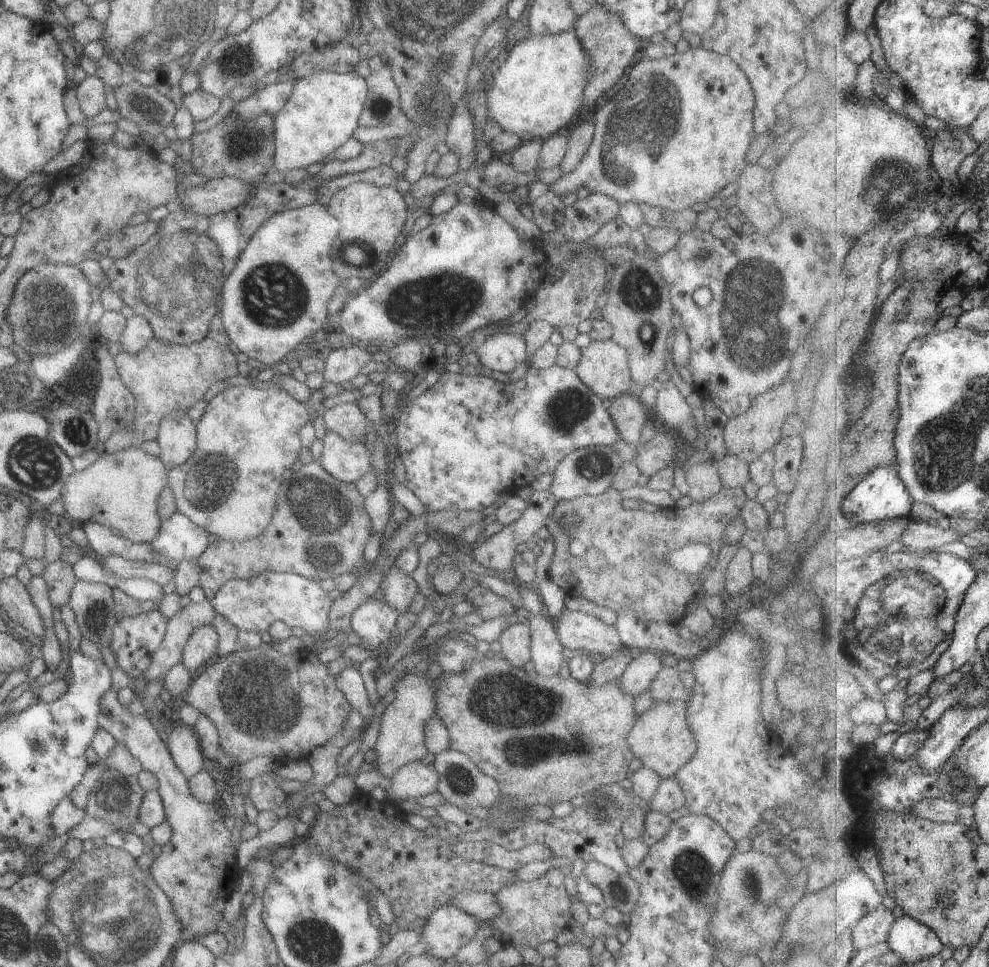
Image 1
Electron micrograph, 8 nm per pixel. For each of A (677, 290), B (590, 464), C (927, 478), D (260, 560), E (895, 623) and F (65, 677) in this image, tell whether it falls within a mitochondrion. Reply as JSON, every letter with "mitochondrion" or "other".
{"A":"other","B":"mitochondrion","C":"mitochondrion","D":"other","E":"mitochondrion","F":"other"}

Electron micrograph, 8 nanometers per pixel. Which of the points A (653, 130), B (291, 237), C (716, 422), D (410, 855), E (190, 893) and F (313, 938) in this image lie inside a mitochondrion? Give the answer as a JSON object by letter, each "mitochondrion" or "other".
{"A":"mitochondrion","B":"other","C":"other","D":"other","E":"other","F":"mitochondrion"}

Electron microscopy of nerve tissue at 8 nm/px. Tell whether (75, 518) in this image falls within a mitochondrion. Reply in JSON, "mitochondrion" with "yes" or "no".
{"mitochondrion":"no"}

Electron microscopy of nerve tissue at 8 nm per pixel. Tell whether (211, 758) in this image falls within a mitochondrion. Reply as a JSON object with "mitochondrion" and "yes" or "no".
{"mitochondrion":"no"}

